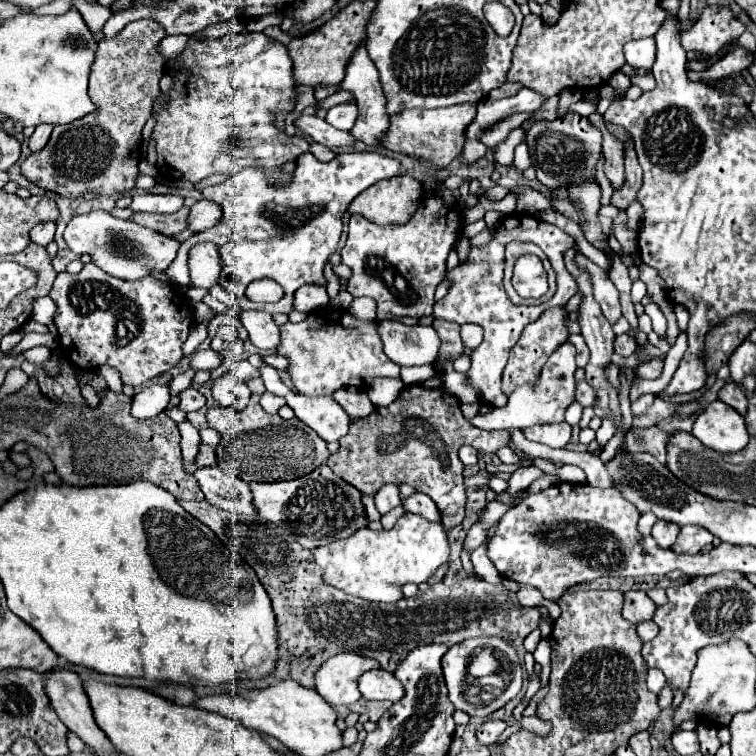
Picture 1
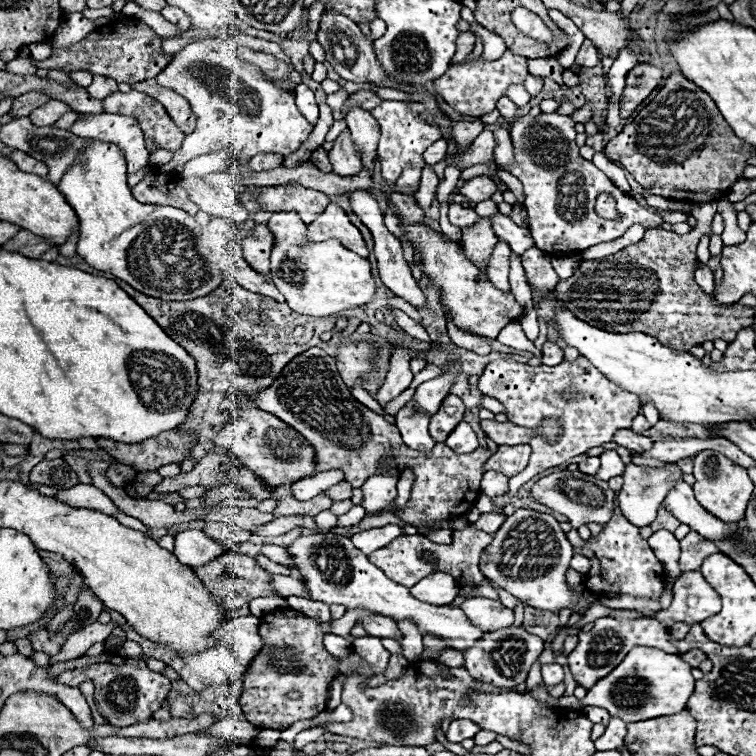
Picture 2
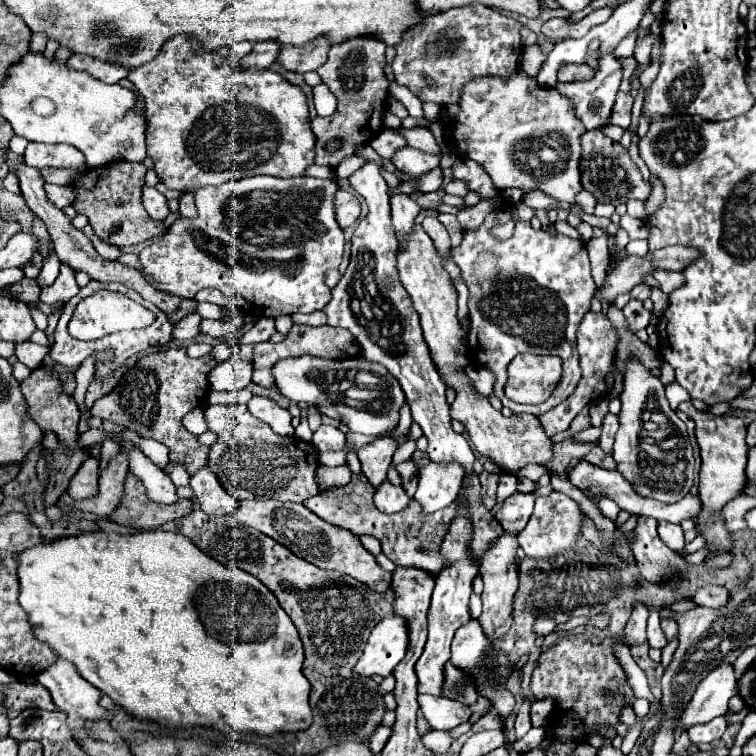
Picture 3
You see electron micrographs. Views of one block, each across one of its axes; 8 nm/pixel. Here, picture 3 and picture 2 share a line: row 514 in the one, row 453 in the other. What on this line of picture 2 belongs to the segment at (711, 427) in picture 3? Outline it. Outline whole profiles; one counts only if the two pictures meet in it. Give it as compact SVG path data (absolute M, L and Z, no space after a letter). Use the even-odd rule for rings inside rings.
M706 450L694 456L694 494L696 500L702 504L702 508L706 508L710 514L718 516L718 520L726 520L726 522L740 522L744 512L746 512L746 504L750 500L752 494L752 480L746 474L746 468L734 464L732 460L728 460L724 454L714 452L714 450Z

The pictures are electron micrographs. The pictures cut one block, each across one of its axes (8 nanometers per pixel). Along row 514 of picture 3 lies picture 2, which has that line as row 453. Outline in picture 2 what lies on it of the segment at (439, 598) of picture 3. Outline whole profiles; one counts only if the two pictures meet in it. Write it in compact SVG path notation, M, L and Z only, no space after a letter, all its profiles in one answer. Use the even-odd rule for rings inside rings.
M460 422L448 436L446 446L450 446L456 454L470 454L478 448L478 438L474 434L474 430L470 428L470 424Z

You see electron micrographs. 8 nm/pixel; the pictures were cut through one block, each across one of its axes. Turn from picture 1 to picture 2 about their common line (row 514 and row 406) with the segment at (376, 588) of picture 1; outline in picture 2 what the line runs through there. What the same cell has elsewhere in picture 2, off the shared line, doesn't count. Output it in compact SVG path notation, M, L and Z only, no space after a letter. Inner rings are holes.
M410 400L400 412L396 414L396 426L400 428L402 440L408 448L430 452L434 448L434 440L428 434L426 422L430 422L430 416L426 416L420 408L414 408L414 400Z

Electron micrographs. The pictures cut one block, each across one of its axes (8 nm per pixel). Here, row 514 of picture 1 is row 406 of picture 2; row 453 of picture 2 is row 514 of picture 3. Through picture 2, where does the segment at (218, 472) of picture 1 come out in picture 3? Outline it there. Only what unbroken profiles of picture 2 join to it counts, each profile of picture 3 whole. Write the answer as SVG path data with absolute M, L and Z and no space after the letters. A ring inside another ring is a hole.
M238 498L238 510L236 520L244 526L250 526L280 544L284 544L288 550L292 550L296 556L304 558L306 562L312 562L324 570L338 570L340 574L352 576L354 580L374 588L374 590L386 590L392 582L392 572L386 572L378 566L376 556L372 556L354 536L352 532L346 532L344 528L334 528L328 522L322 522L318 516L314 516L306 506L296 502L278 502L278 500L240 500Z

